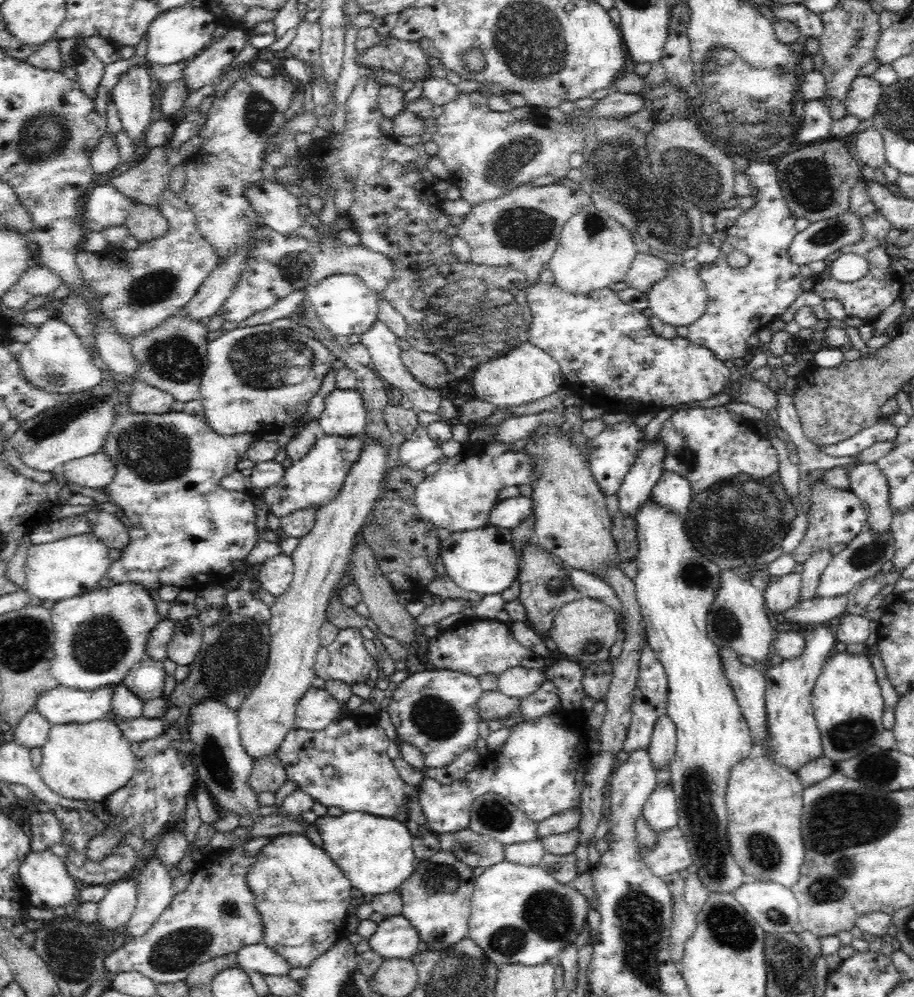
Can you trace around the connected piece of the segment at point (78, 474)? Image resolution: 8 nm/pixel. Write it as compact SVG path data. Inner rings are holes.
M106 451L65 462L62 466L64 476L80 486L105 489L116 474L116 463Z

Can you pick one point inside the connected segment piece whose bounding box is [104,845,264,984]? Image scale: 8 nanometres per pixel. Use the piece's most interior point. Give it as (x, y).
(216, 915)

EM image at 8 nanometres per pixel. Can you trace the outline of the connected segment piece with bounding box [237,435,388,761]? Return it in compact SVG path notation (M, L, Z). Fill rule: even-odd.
M364 435L359 459L351 466L337 497L318 508L313 527L299 538L298 546L290 556L294 565L292 582L288 590L275 597L275 601L269 606L271 617L268 622L270 636L267 666L254 690L248 694L245 702L237 710L240 742L248 756L254 761L275 754L288 731L295 729L295 711L298 702L310 688L313 688L312 682L316 677L317 653L318 649L321 648L319 632L322 623L327 620L325 614L328 604L330 604L330 598L341 587L340 580L346 574L350 554L352 554L358 536L375 506L380 490L382 490L384 476L388 470L386 468L387 460L388 455L386 455L384 445L379 440Z

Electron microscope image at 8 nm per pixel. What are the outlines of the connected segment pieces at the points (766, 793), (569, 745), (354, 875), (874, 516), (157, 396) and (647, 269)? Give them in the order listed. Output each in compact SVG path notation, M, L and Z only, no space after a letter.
M766 755L745 758L730 772L726 788L727 835L731 853L744 871L747 879L758 882L775 882L791 888L800 878L800 866L806 854L802 836L801 814L803 810L803 790L796 773L770 761Z
M514 621L507 626L512 630L513 638L531 650L536 658L552 660L549 668L542 672L546 680L557 686L557 694L563 708L556 714L539 716L512 727L506 744L496 751L489 751L479 766L466 774L464 779L440 784L424 777L419 784L419 803L427 820L427 828L437 833L469 828L469 813L473 800L488 792L501 794L535 823L542 822L564 809L578 808L580 804L590 754L585 750L583 727L570 715L573 705L587 696L582 684L584 670L570 659L554 660L544 640L526 623Z
M344 812L340 816L324 815L314 824L323 840L323 849L335 862L354 888L363 894L388 894L416 870L413 849L414 837L403 822L395 818L379 817L373 814Z
M876 463L854 465L849 471L849 489L862 501L868 515L867 525L876 533L890 529L894 514L888 502L886 476Z
M132 381L133 391L129 395L128 405L131 408L131 412L136 412L138 414L164 414L170 411L170 406L174 402L173 396L160 390L159 388L154 388L142 381Z
M638 253L622 281L628 287L648 292L660 278L668 274L666 270L668 270L668 262L666 260L651 253Z

